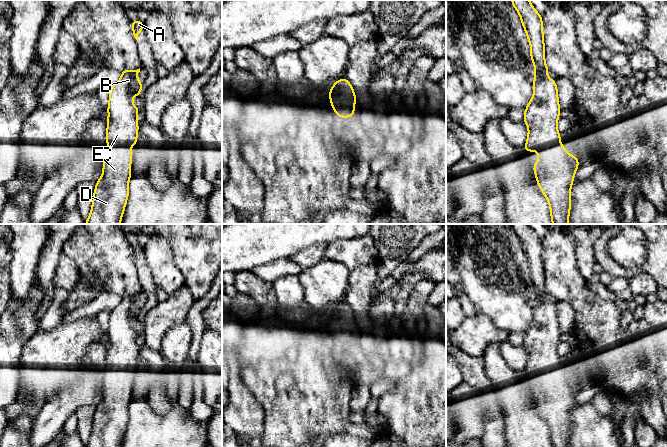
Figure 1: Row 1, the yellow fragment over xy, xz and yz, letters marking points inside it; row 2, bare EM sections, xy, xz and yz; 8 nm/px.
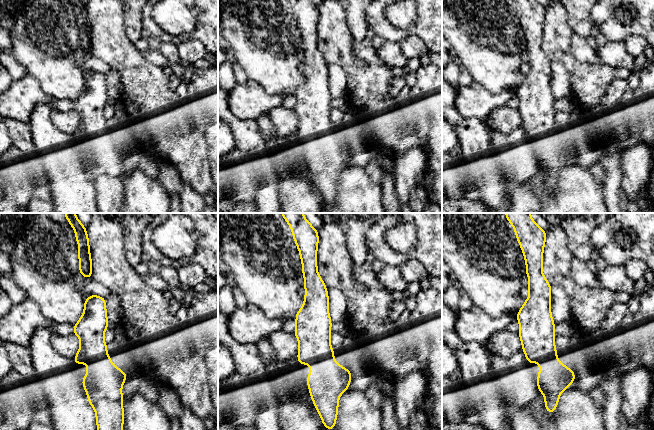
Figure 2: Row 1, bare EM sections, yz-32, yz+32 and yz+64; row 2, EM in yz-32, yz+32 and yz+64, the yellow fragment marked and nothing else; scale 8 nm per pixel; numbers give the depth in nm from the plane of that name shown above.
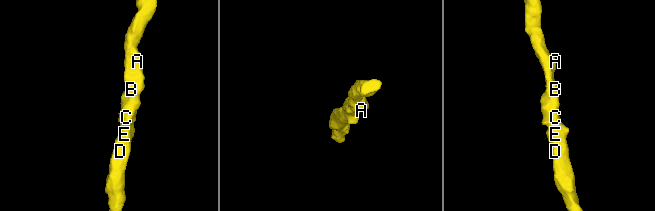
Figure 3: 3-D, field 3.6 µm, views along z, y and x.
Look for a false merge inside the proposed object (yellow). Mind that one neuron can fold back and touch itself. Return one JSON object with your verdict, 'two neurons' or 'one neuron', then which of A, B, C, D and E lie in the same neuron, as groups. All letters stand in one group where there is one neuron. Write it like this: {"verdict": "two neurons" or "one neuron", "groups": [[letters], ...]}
{"verdict": "one neuron", "groups": [["A", "B", "C", "D", "E"]]}

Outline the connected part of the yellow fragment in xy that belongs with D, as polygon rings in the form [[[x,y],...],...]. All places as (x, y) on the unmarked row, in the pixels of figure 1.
[[[140,292],[123,294],[120,304],[110,311],[106,382],[102,401],[96,405],[91,436],[85,447],[121,447],[132,400],[130,371],[138,368],[137,339],[141,333],[133,329],[132,321],[140,321],[143,311],[143,306],[137,303],[139,296]]]

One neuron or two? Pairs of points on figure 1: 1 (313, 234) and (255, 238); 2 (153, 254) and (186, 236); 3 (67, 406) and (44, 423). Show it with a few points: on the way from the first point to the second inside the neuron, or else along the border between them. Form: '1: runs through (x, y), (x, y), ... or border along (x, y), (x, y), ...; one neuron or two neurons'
1: runs through (299, 234), (269, 234); one neuron
2: border along (149, 236), (160, 236), (168, 242), (178, 267); two neurons
3: runs through (61, 407), (50, 418); one neuron

